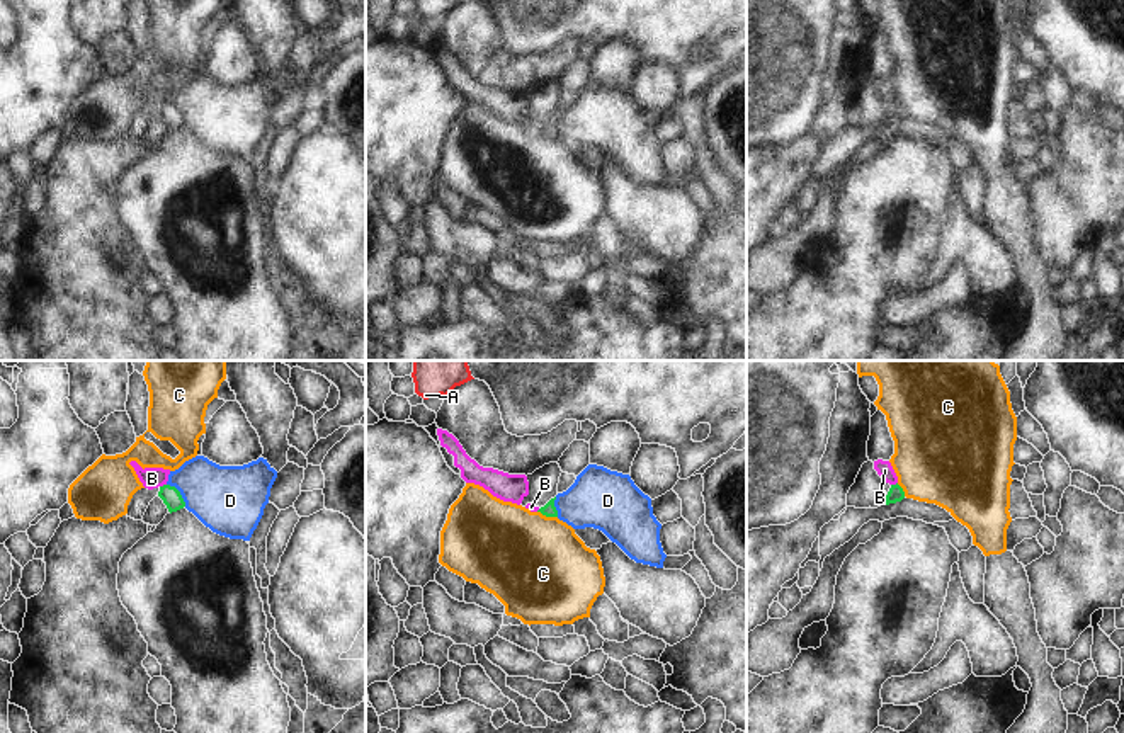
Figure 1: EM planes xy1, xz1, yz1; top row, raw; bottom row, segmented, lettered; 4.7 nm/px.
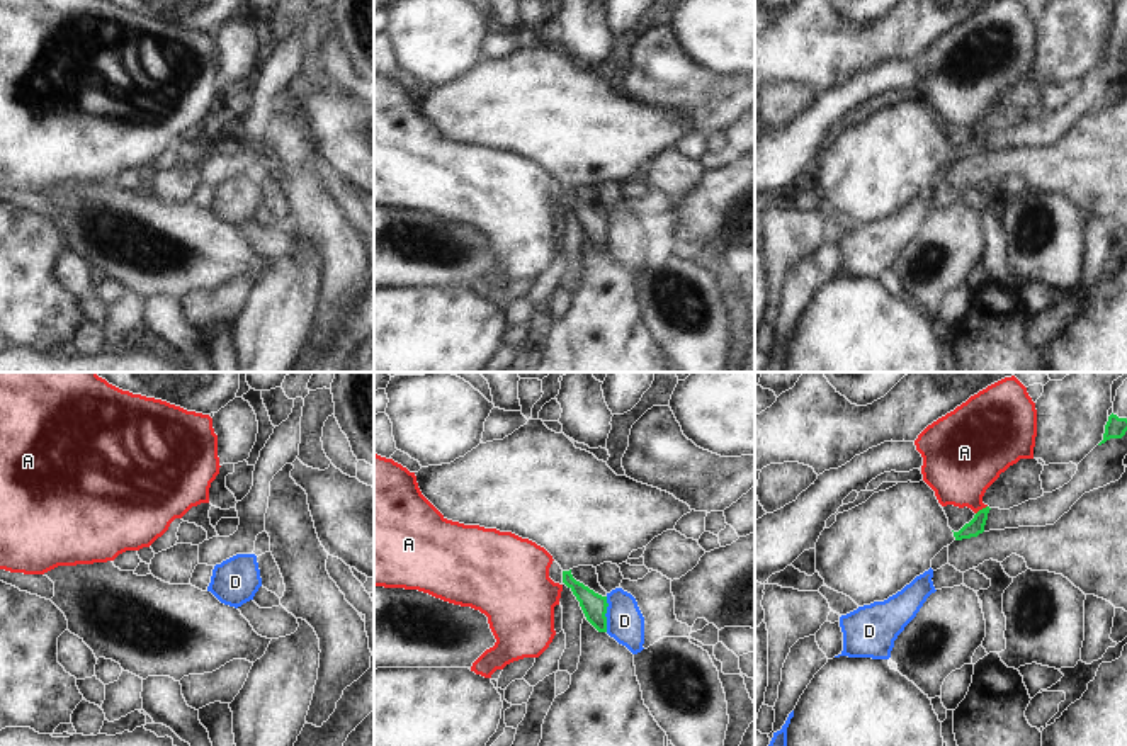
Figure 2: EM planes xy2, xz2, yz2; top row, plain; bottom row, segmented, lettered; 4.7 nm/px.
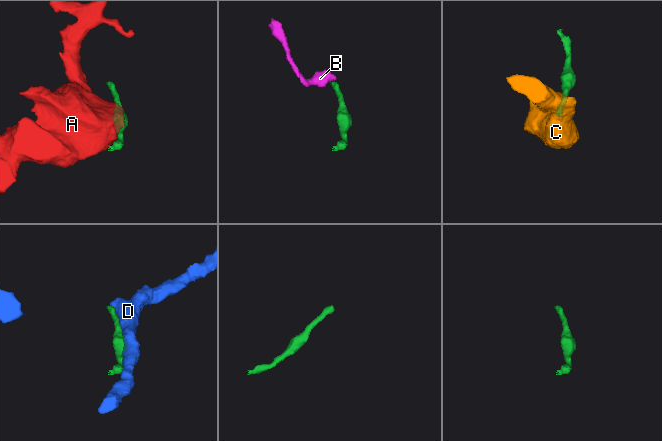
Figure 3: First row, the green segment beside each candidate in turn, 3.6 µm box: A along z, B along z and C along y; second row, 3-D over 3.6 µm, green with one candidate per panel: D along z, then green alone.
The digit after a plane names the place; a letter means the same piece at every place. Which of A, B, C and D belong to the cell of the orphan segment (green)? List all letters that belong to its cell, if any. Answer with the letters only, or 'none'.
none

